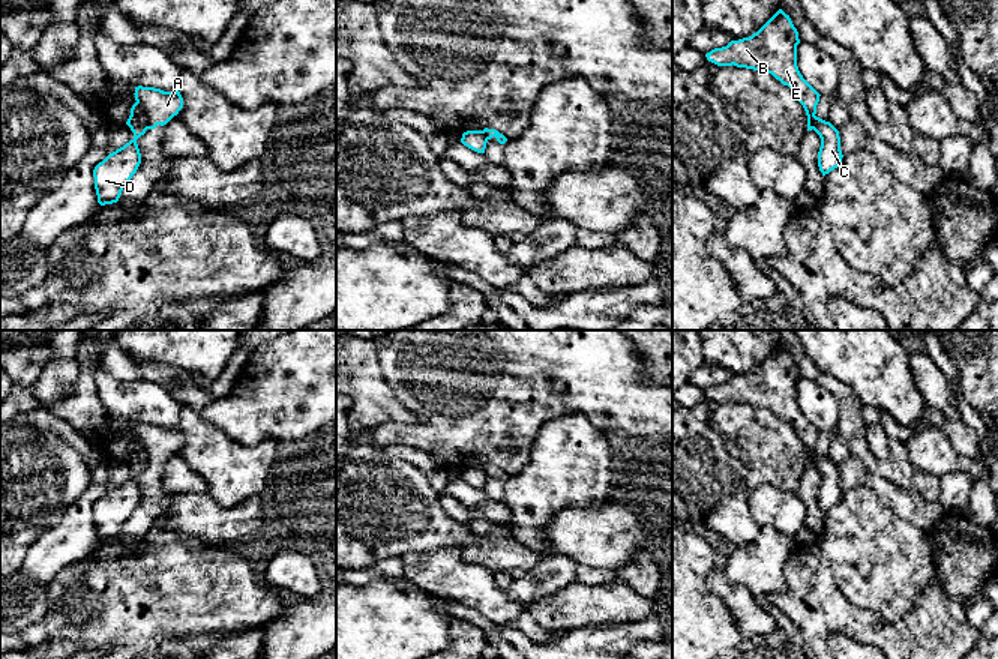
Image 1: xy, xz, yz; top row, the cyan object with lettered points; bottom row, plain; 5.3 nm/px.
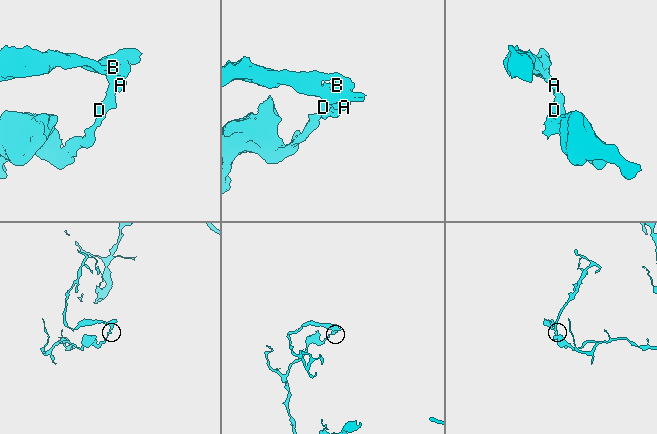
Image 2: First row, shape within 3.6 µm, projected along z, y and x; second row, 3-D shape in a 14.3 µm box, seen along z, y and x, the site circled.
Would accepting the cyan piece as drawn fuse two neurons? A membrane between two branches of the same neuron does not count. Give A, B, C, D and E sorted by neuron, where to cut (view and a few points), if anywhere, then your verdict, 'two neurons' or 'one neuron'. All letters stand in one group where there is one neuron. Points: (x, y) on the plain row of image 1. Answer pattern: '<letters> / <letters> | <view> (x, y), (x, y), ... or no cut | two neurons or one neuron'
A B E / C D | xy (135, 439), (146, 451), (147, 464) | two neurons

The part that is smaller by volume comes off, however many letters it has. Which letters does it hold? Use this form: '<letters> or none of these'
A, B, E

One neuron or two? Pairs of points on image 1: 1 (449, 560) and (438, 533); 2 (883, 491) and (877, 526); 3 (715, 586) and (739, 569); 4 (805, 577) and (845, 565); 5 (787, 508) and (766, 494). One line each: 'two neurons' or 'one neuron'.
1: two neurons
2: two neurons
3: two neurons
4: two neurons
5: one neuron

